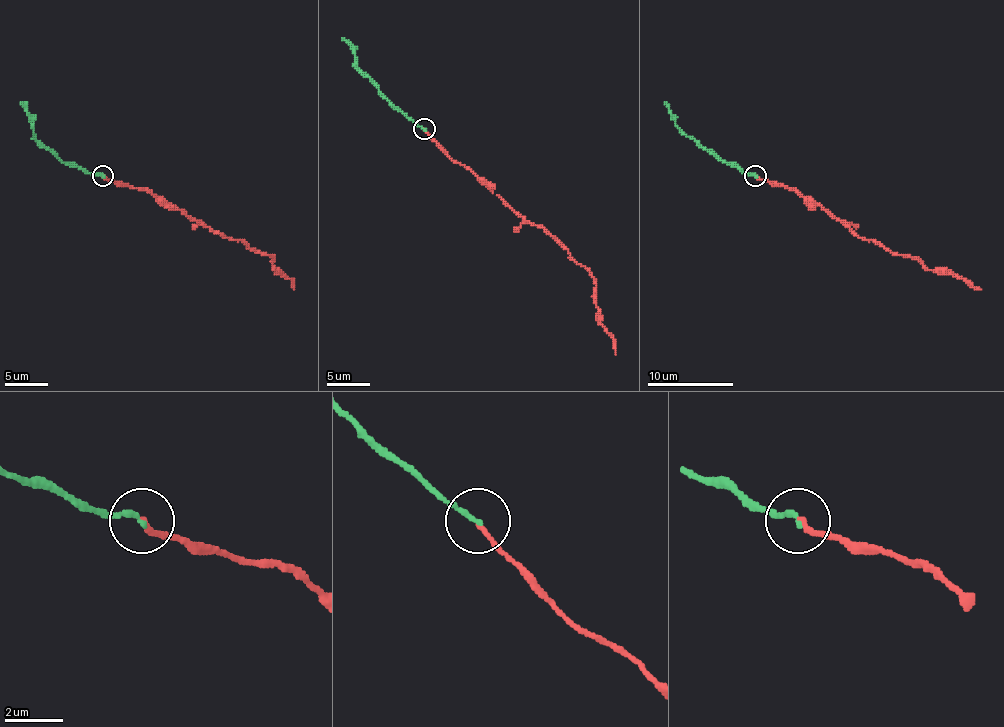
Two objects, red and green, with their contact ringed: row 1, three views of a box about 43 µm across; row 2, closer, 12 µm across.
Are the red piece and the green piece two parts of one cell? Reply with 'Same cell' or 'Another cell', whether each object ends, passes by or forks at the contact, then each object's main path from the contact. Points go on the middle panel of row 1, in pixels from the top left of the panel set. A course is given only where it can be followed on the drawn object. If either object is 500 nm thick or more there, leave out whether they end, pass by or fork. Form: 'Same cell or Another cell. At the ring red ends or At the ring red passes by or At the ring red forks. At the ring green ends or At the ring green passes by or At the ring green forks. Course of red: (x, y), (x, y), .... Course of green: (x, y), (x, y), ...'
Same cell. At the ring red ends. At the ring green ends. Course of red: (424, 128), (454, 160), (527, 221), (548, 232), (589, 273), (598, 322), (613, 339), (615, 354). Course of green: (424, 128), (408, 120), (357, 66), (352, 48), (342, 38)

